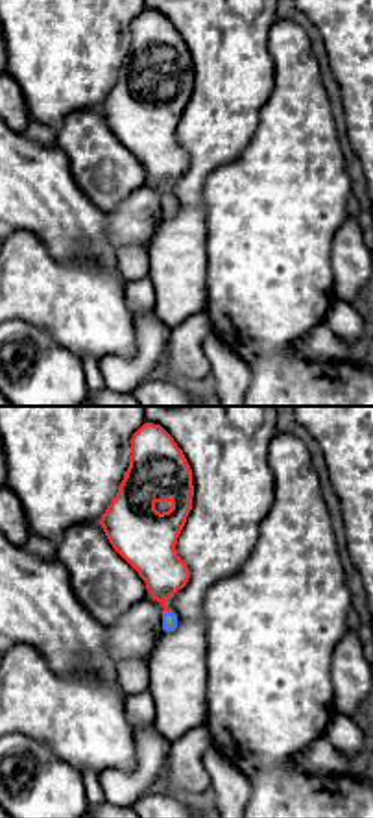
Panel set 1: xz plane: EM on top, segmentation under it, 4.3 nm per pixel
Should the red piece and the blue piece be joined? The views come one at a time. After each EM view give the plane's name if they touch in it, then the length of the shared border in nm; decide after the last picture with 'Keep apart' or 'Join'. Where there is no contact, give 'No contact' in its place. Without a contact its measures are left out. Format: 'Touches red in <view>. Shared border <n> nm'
No contact

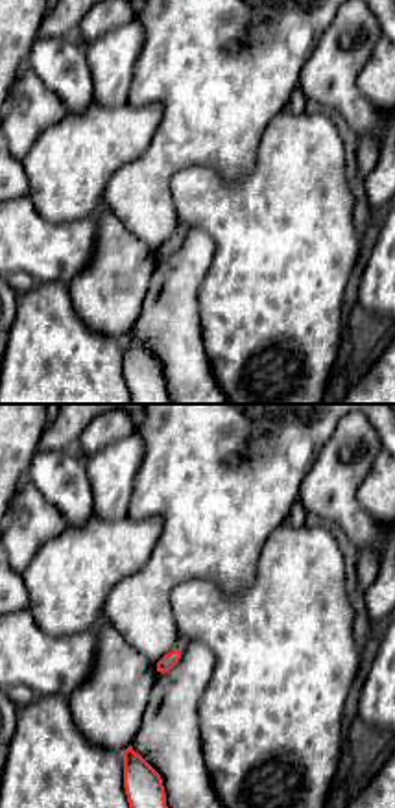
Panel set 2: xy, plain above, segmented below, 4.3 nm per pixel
No contact

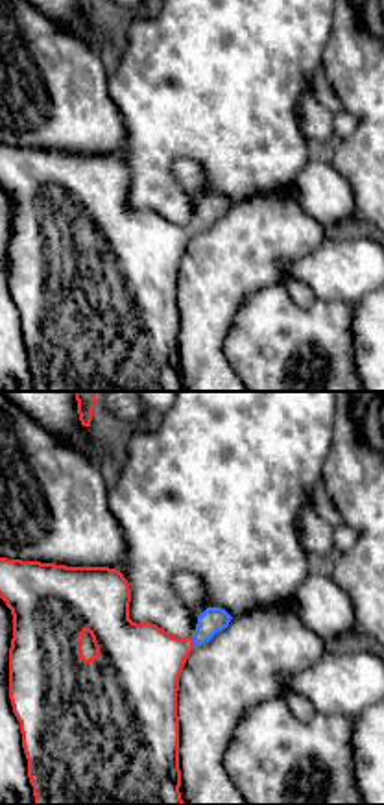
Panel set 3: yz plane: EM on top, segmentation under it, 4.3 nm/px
Touches red in yz. Shared border 40 nm

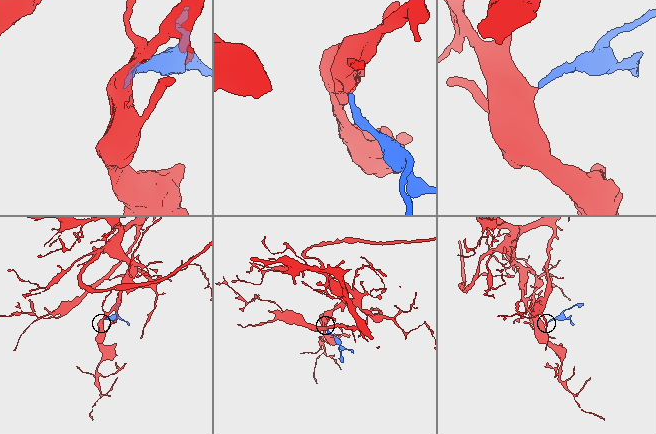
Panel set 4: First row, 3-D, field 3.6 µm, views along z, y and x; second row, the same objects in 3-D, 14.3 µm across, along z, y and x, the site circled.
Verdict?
Join

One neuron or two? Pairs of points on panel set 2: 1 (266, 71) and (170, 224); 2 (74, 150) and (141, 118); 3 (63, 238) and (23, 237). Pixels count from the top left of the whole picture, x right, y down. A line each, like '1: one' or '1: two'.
1: one
2: one
3: one

